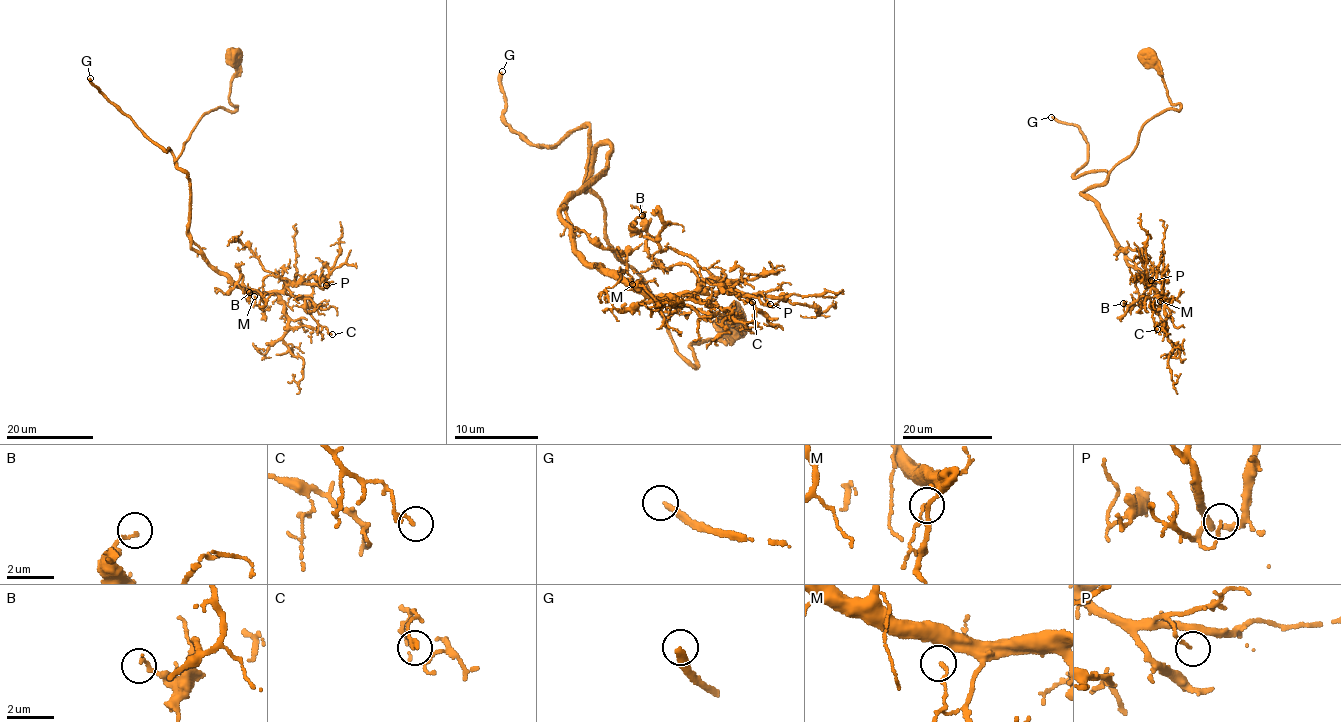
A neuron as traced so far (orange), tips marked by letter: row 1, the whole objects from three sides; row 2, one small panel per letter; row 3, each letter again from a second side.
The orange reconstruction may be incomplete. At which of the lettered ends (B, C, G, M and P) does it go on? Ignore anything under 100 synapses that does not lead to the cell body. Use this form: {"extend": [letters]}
{"extend": ["G"]}

